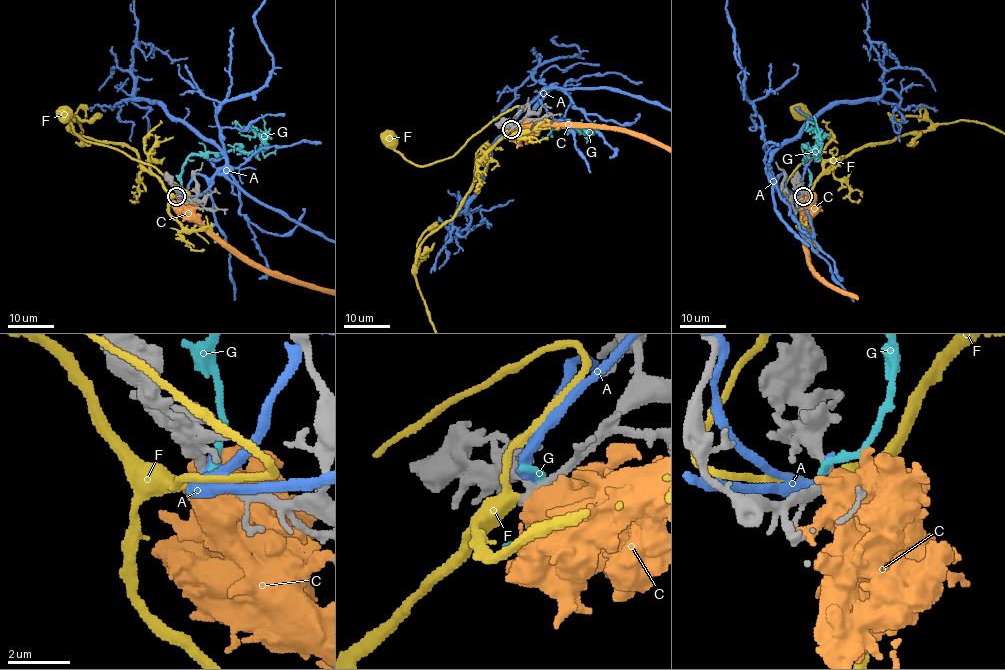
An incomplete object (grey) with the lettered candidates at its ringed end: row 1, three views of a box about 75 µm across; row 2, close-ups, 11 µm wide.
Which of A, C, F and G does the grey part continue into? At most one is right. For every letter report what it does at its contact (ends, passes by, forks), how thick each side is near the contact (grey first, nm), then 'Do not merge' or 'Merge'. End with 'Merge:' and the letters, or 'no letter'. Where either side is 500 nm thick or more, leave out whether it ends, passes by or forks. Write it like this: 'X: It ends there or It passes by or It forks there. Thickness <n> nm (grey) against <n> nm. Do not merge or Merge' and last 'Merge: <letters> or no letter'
A: It ends there. Thickness 360 nm (grey) against 320 nm. Do not merge
C: Thickness 320 nm (grey) against 950 nm. Do not merge
F: It passes by. Thickness 240 nm (grey) against 360 nm. Merge
G: It ends there. Thickness 340 nm (grey) against 320 nm. Do not merge
Merge: F

